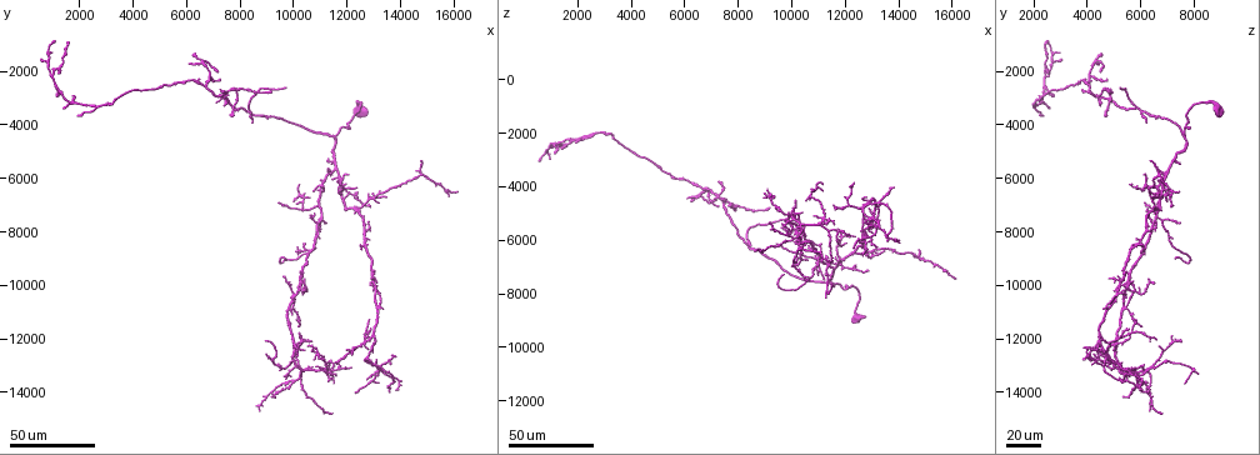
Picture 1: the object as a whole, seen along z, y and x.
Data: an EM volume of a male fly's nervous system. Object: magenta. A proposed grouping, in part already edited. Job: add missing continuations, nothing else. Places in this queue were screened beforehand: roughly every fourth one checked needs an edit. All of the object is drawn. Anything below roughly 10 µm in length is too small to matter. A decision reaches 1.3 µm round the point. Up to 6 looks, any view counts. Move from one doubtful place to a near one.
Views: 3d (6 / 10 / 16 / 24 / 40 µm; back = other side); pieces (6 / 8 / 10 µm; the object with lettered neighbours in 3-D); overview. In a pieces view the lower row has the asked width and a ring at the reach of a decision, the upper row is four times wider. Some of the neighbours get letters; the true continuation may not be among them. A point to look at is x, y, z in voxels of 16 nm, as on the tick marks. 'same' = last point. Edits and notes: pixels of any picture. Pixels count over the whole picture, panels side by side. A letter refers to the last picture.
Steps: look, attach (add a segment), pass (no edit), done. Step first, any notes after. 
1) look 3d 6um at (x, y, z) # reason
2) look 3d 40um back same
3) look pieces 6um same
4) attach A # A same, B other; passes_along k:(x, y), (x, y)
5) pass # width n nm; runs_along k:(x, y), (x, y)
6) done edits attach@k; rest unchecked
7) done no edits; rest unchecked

look 3d 24um at (1900, 3600, 2400) # tapers out

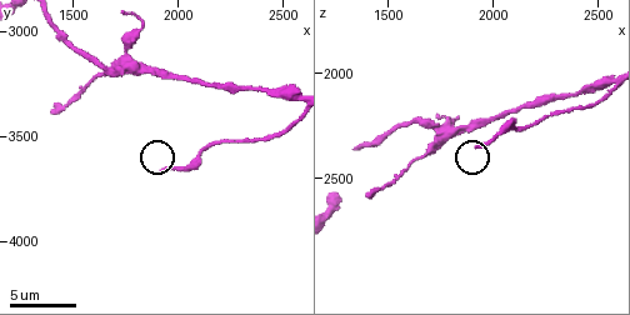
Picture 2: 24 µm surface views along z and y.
look pieces 8um at (1930, 3660, 2340)

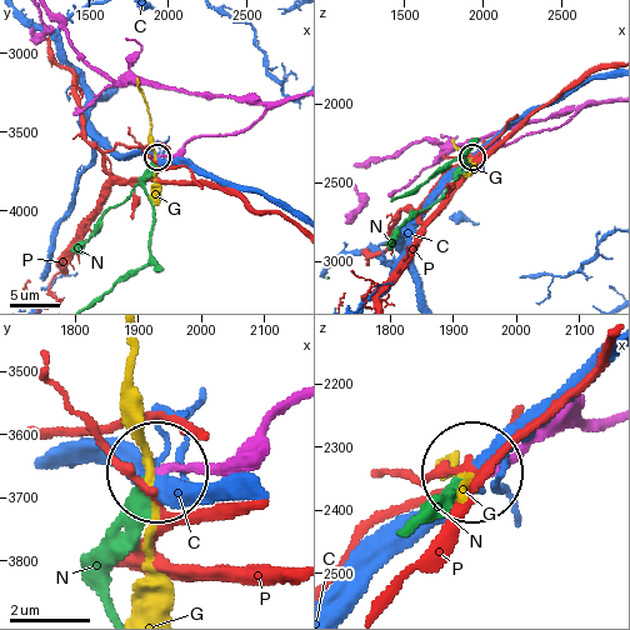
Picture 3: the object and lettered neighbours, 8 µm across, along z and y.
attach N # C other, G other, N same, P other; passes_along 3:(181, 148), (158, 156), (145, 184), (149, 260), (103, 293); the cell continues

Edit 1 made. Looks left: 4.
look overview

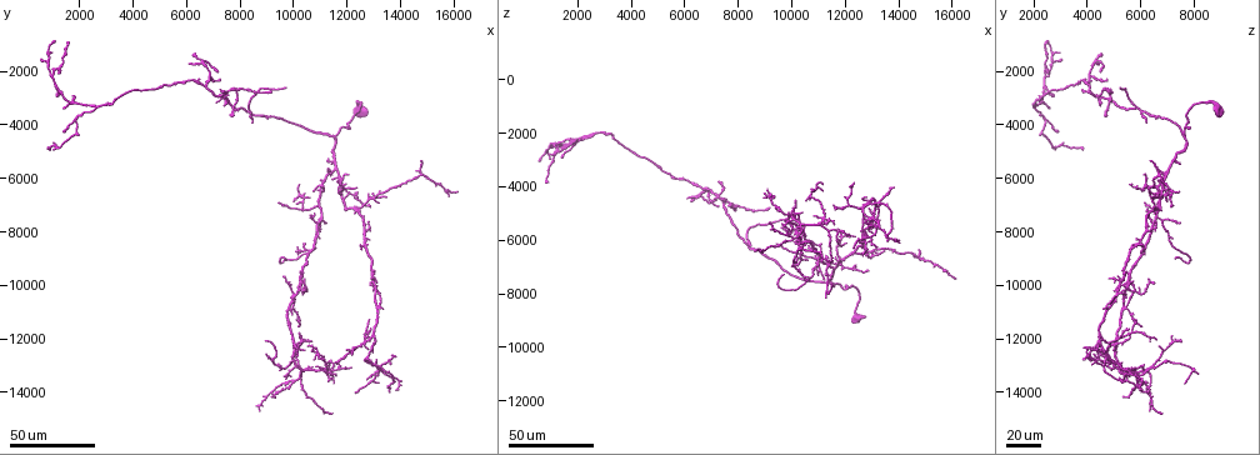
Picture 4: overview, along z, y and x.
look 3d 24um at (1000, 5000, 3900) # an open end

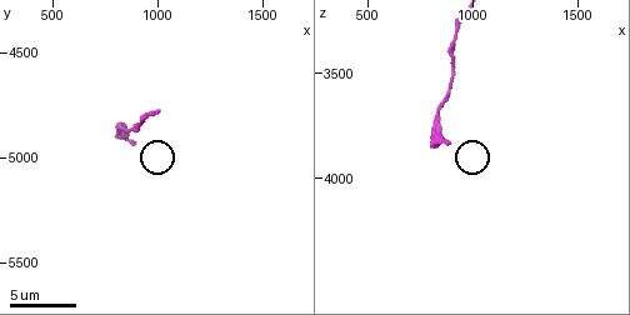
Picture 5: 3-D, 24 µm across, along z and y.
look pieces 8um at (890, 4940, 3820)

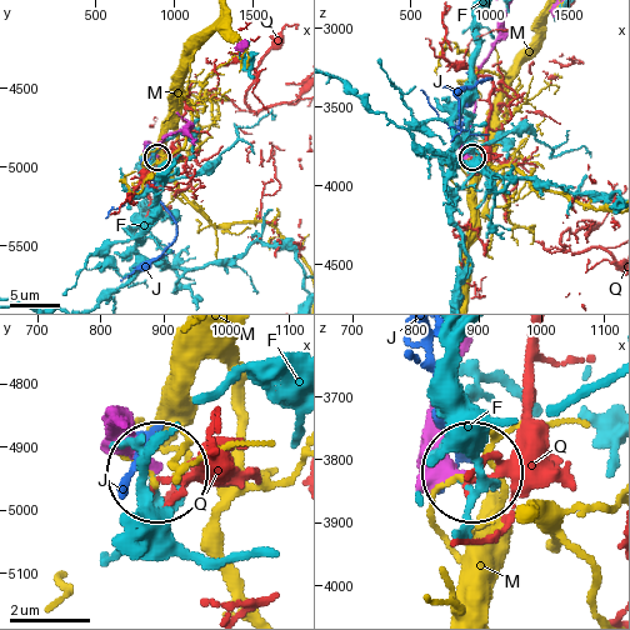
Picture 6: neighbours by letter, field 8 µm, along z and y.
pass # width 240 nm; F other, J other, M other, Q other; none of them fits

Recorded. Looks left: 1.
done edits attach@3; rest unchecked

